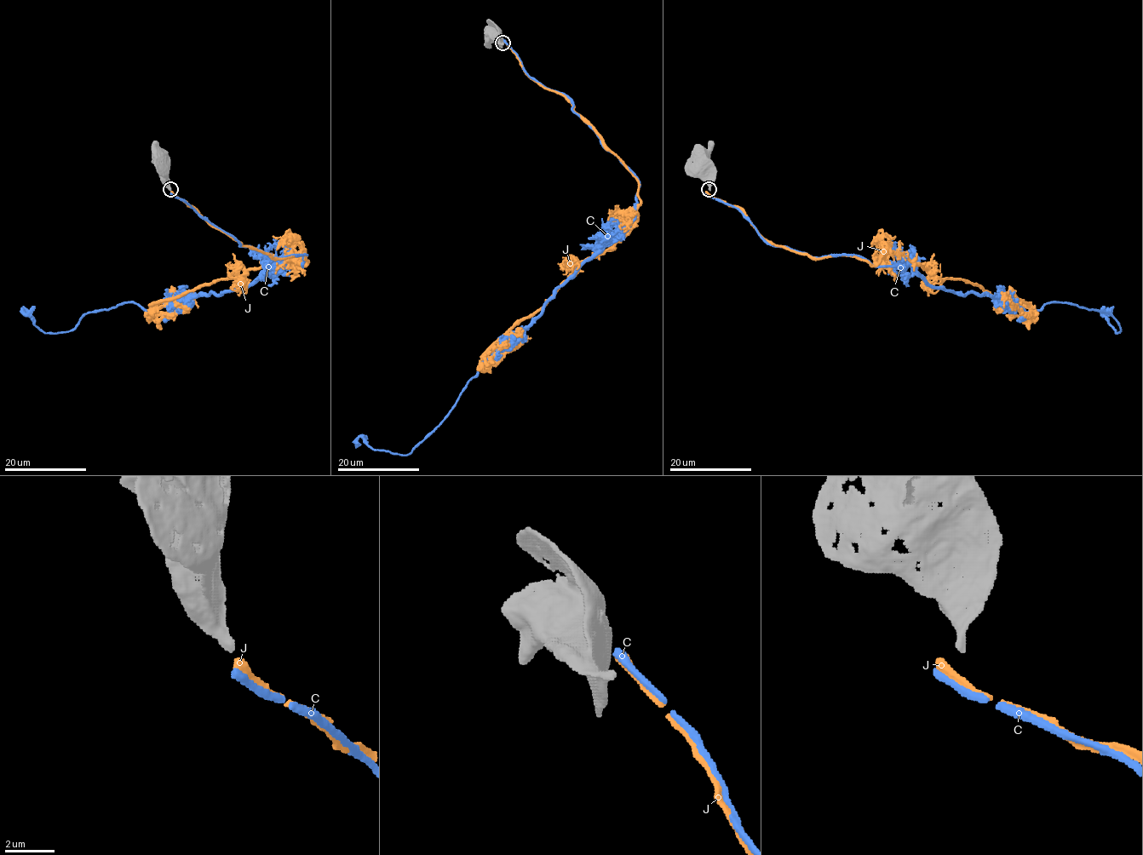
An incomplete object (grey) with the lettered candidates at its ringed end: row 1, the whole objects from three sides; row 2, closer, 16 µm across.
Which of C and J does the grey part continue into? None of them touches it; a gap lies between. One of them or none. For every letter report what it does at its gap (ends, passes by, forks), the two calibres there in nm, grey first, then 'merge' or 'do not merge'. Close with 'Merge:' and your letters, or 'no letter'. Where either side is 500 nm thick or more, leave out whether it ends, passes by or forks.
C: it ends there; 400 nm thick on the grey side, 360 nm on the other; do not merge
J: it ends there; 400 nm thick on the grey side, 400 nm on the other; merge
Merge: J

